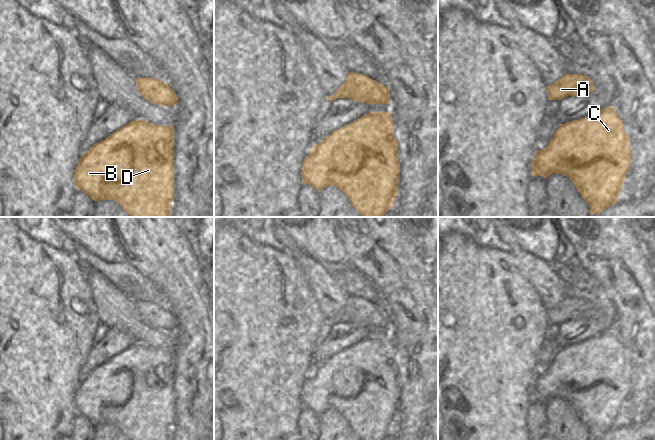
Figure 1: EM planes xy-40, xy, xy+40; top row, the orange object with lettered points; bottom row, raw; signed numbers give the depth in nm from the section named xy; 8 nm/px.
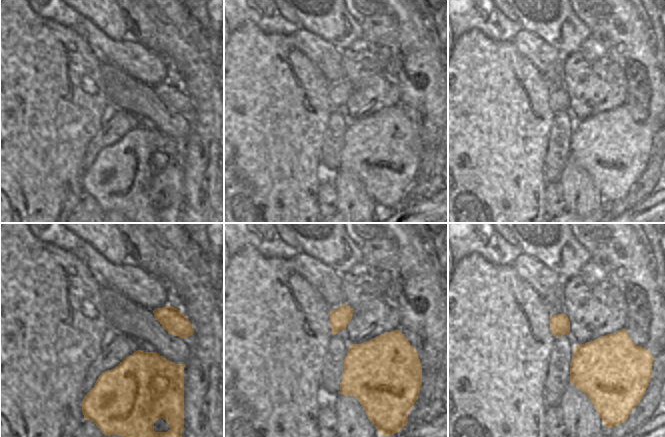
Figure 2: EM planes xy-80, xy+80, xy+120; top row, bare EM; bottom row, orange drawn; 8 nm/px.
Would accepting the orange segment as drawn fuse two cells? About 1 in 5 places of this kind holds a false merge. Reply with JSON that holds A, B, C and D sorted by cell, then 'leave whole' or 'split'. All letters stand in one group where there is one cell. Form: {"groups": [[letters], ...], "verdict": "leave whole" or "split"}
{"groups": [["A", "B", "C", "D"]], "verdict": "leave whole"}

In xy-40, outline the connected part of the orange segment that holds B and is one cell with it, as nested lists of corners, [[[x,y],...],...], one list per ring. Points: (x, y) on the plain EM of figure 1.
[[[139,343],[129,346],[107,362],[94,368],[87,376],[82,378],[74,395],[74,407],[76,414],[85,416],[95,426],[99,424],[113,424],[117,426],[131,441],[170,441],[172,425],[174,423],[174,350],[157,350]]]

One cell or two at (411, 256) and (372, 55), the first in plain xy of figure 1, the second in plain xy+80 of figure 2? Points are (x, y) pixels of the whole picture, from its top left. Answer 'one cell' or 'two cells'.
two cells

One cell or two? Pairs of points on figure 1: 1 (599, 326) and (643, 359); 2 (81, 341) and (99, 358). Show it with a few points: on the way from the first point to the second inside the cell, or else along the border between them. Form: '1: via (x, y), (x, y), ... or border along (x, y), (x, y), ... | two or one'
1: border along (615, 306), (615, 322), (611, 329) | two
2: border along (94, 344), (82, 367), (82, 372) | two

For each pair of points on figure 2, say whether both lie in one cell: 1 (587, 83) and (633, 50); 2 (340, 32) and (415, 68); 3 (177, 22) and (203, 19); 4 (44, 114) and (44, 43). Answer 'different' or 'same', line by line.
1: different
2: different
3: different
4: same

